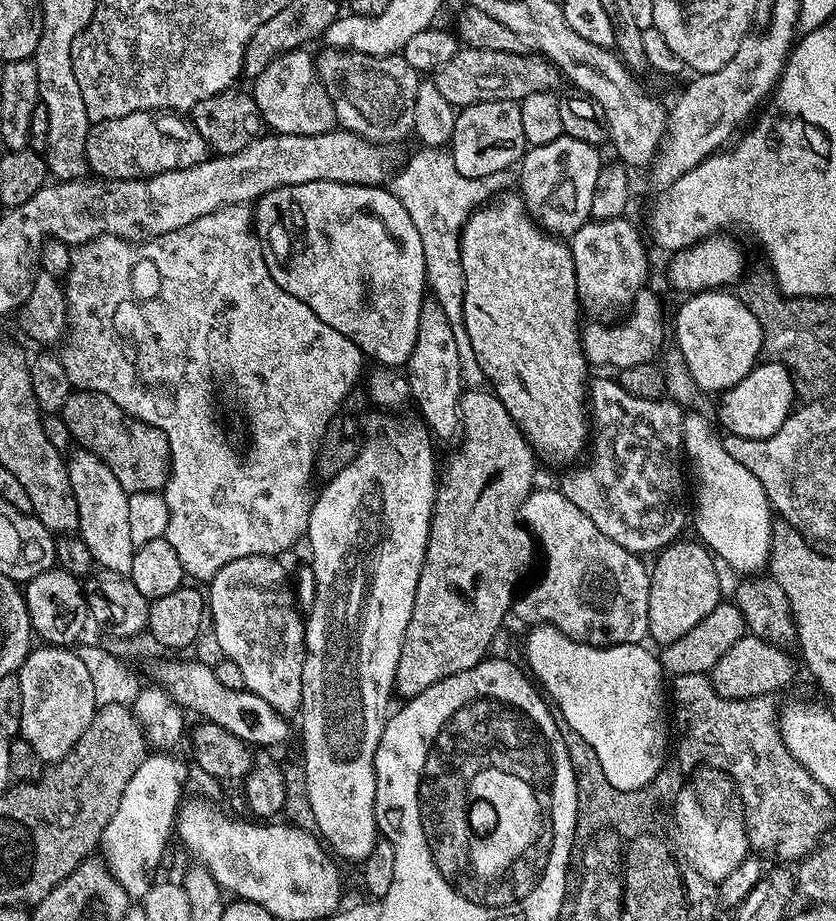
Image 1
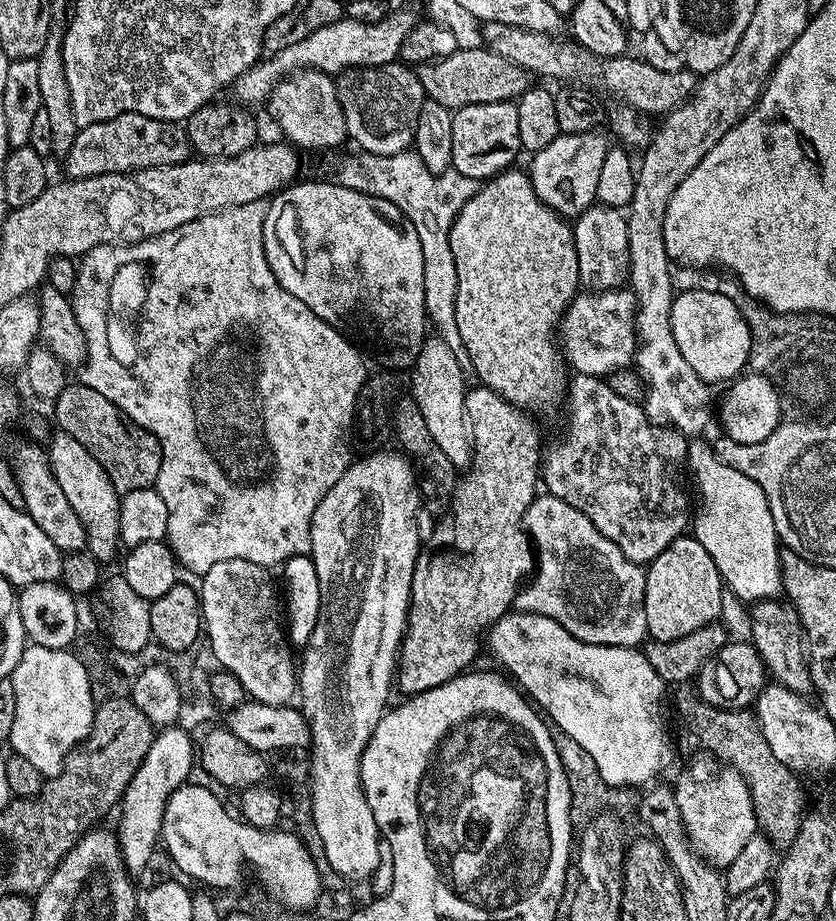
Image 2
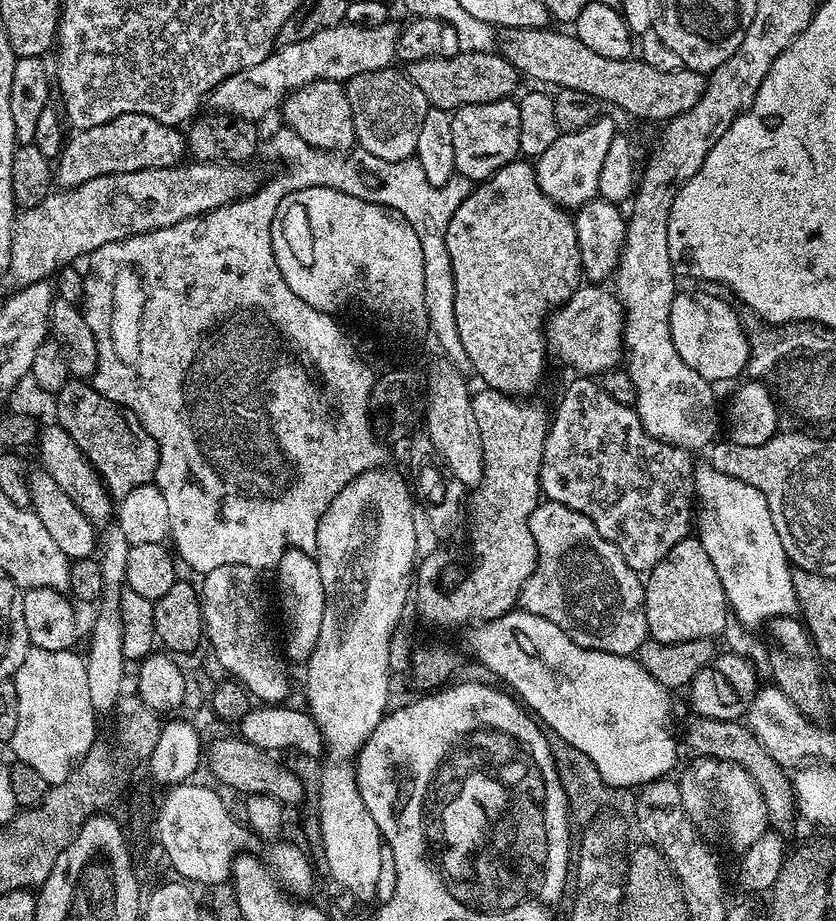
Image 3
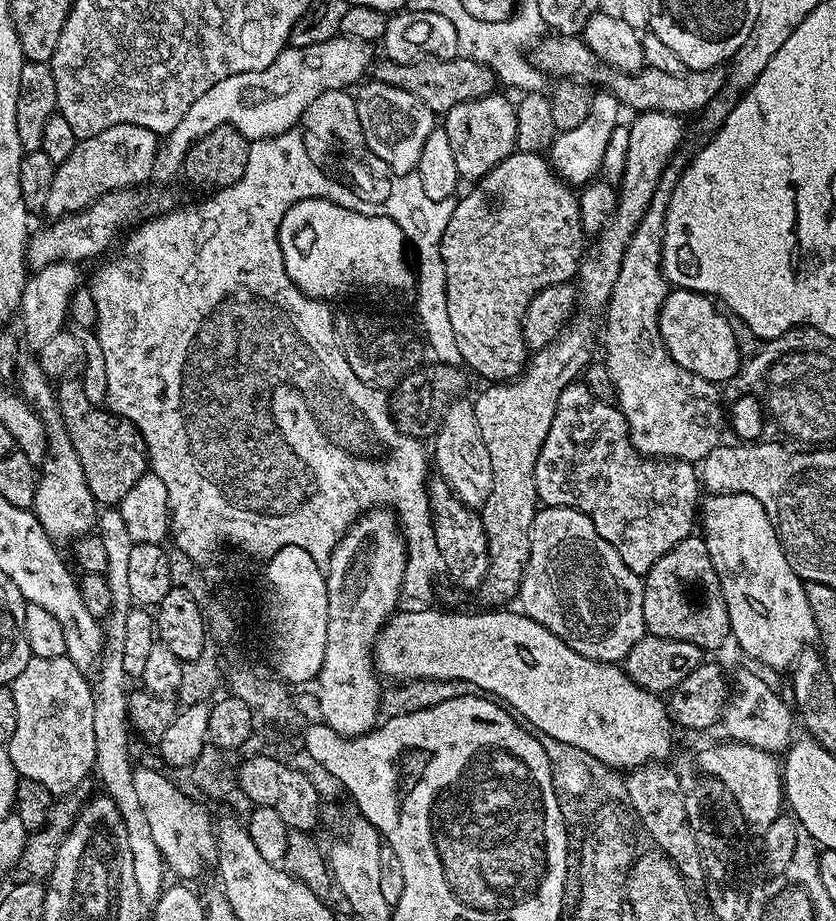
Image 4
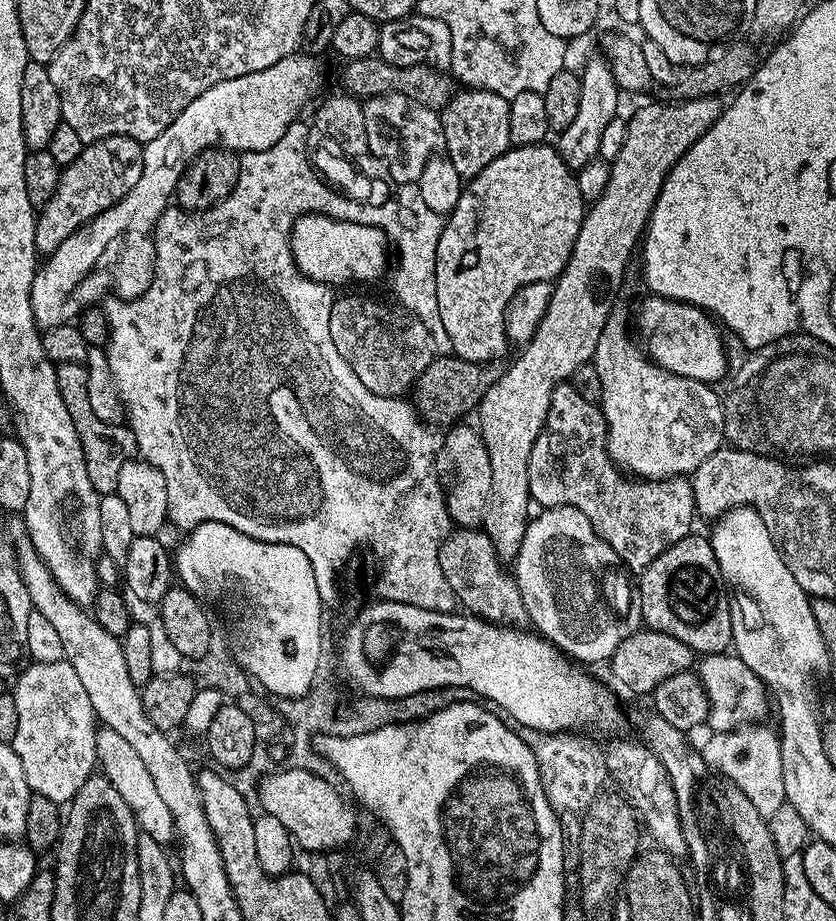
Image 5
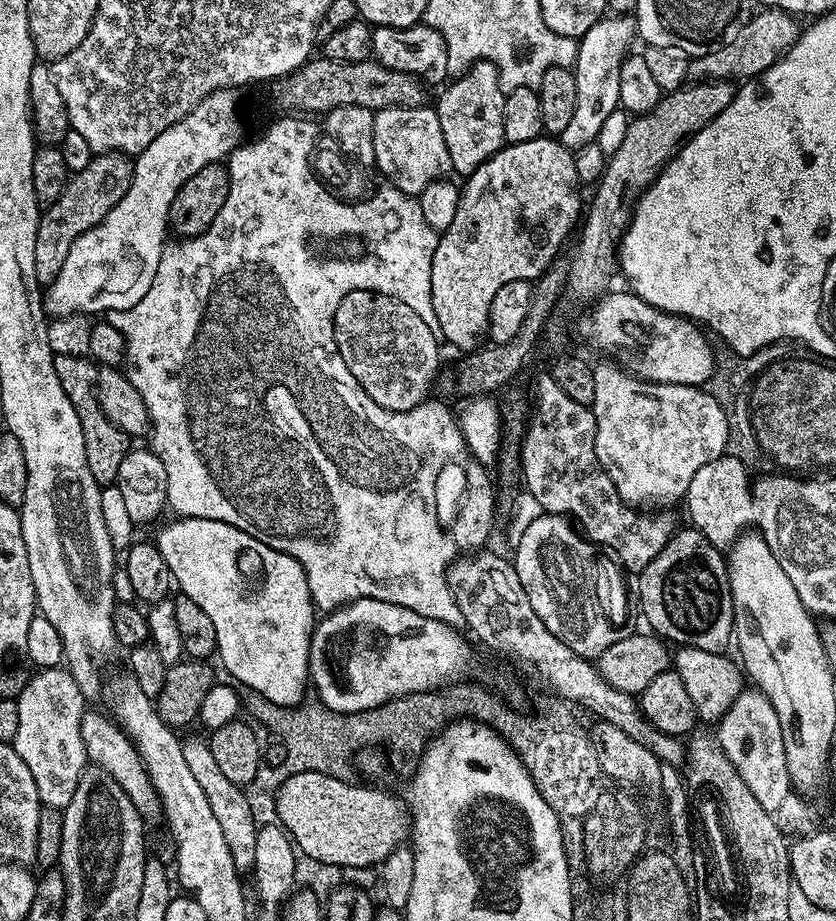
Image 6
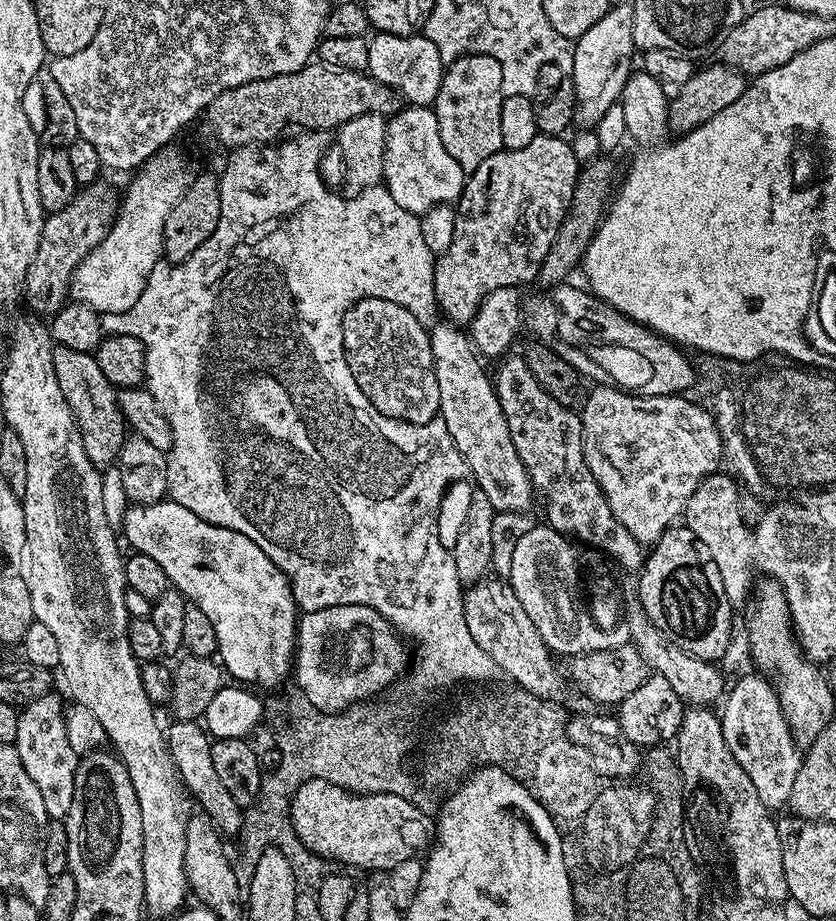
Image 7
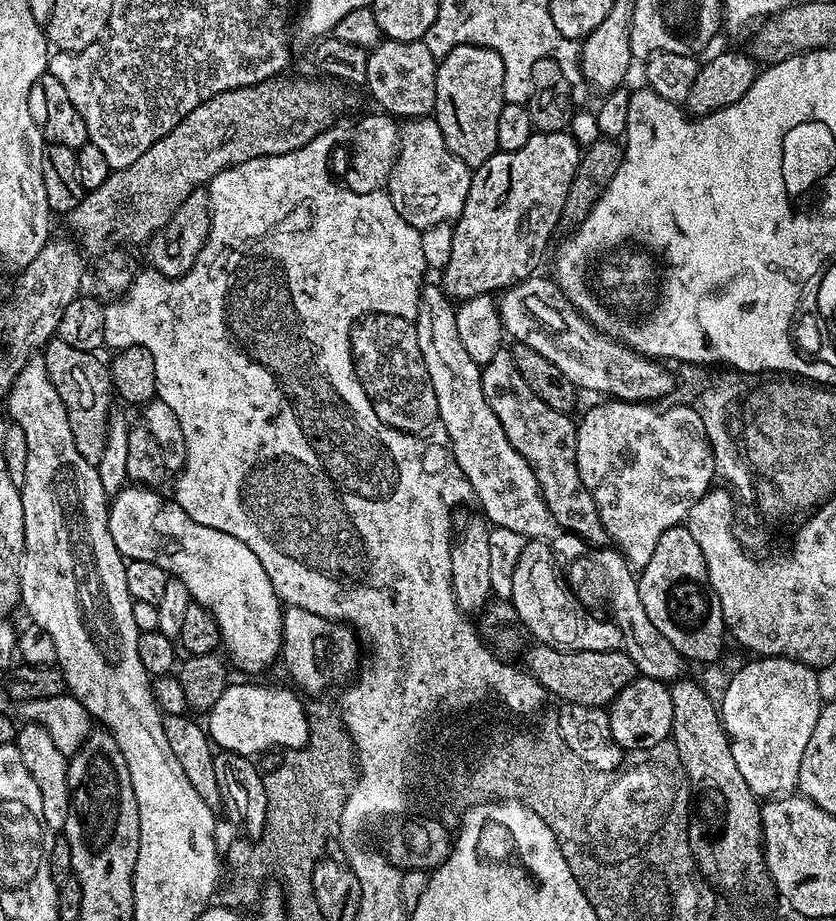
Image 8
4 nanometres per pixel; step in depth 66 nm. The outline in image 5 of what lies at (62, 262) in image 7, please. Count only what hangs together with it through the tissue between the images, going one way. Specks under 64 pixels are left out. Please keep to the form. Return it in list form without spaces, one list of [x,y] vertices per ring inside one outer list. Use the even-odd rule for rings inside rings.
[[[111,136],[84,145],[82,154],[74,162],[63,165],[58,178],[58,190],[54,198],[39,209],[36,217],[36,250],[40,254],[51,254],[81,228],[91,224],[92,219],[110,206],[118,203],[123,196],[134,190],[134,182],[142,174],[144,144],[129,136]]]

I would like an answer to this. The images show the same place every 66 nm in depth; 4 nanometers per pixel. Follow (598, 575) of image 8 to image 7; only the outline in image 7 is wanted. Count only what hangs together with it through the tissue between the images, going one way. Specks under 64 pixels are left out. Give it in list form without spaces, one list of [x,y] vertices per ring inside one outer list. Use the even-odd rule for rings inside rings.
[[[639,597],[624,602],[624,626],[627,626],[630,636],[629,641],[635,646],[649,669],[666,679],[670,686],[680,695],[681,700],[692,706],[712,706],[715,700],[719,701],[725,695],[724,676],[719,672],[717,665],[710,660],[703,660],[697,656],[684,652],[672,639],[667,639],[664,634],[649,620],[645,608]]]

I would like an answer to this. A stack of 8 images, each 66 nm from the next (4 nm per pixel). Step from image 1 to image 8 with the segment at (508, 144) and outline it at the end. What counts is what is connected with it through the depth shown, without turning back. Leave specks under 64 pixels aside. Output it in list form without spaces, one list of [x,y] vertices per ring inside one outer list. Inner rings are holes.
[[[463,44],[450,54],[439,57],[436,65],[436,111],[434,119],[442,130],[446,146],[470,169],[481,168],[498,150],[498,114],[502,114],[504,98],[504,63],[493,48]]]

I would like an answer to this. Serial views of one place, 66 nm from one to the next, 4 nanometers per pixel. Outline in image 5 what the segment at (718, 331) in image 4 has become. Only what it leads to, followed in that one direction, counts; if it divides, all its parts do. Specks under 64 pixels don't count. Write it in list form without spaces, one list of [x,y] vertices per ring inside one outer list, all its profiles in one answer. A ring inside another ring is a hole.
[[[645,295],[640,304],[640,332],[644,335],[646,352],[660,367],[680,377],[694,378],[695,381],[716,384],[727,374],[727,362],[721,331],[713,317],[703,308],[695,307],[680,300],[668,300],[665,296]]]

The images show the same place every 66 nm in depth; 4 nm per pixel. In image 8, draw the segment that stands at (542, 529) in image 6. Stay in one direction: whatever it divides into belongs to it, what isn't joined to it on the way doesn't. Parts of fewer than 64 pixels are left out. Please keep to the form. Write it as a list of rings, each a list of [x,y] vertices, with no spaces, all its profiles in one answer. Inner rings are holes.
[[[529,539],[523,545],[513,572],[513,590],[510,603],[516,619],[536,635],[535,639],[551,648],[566,652],[615,652],[621,647],[619,630],[607,619],[595,620],[593,613],[576,600],[561,573],[556,573],[557,557],[552,545]]]

